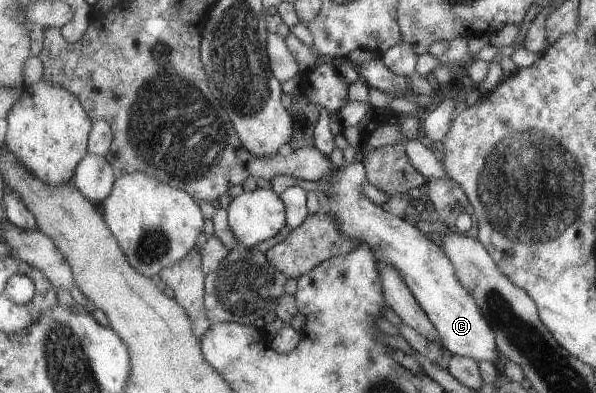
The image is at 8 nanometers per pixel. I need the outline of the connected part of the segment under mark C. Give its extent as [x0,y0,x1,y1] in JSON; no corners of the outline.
[323,155,503,365]

